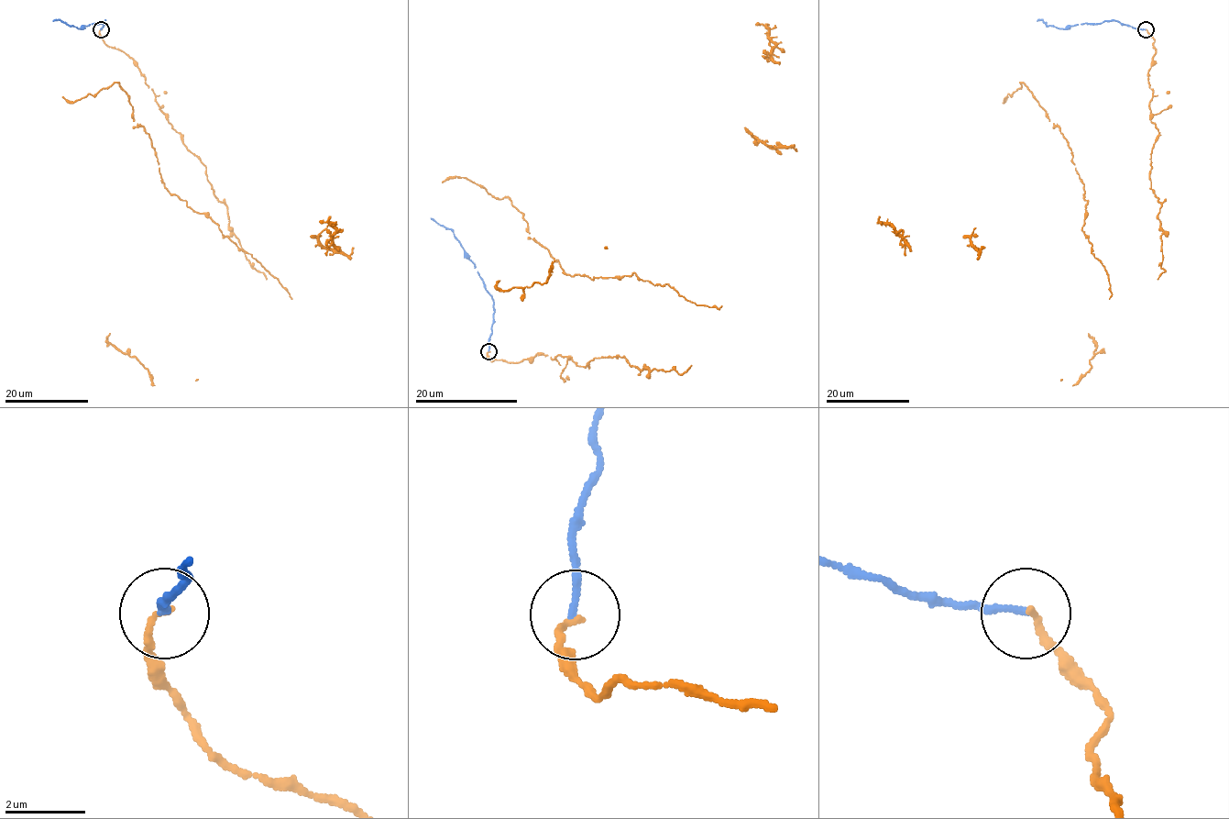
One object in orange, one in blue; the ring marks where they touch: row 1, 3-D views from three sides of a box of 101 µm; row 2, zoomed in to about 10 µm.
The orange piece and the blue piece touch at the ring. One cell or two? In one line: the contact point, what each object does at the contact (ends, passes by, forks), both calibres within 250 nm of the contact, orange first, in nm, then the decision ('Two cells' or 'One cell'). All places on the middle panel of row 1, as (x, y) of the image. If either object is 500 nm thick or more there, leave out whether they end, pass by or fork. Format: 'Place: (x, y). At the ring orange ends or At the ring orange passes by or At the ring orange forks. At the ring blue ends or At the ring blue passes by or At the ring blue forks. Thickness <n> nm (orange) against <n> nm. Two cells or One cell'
Place: (488, 351). At the ring orange ends. At the ring blue ends. Thickness 140 nm (orange) against 160 nm. One cell

